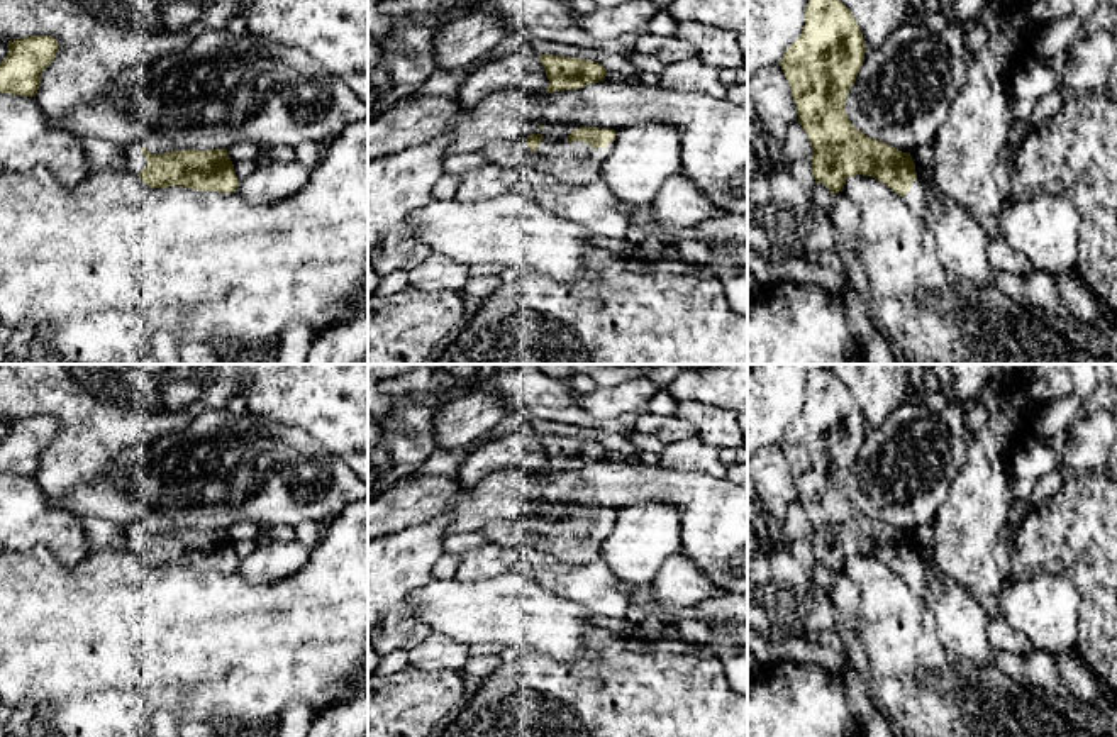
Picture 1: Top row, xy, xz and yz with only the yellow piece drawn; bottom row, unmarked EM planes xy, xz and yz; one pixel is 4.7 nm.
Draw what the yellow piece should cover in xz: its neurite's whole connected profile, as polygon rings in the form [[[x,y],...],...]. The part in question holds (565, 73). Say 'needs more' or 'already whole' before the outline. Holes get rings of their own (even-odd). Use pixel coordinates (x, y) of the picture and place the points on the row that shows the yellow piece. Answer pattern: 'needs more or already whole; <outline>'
already whole; [[[542,54],[539,59],[549,80],[546,90],[549,93],[578,90],[590,83],[603,81],[607,76],[607,69],[595,61],[554,54]]]

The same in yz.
needs more; [[[809,0],[802,34],[786,49],[780,66],[792,86],[798,122],[814,149],[812,176],[832,195],[844,190],[849,176],[873,176],[903,197],[909,208],[925,220],[927,180],[917,176],[912,156],[864,136],[846,114],[846,98],[864,63],[864,53],[863,32],[841,0]]]

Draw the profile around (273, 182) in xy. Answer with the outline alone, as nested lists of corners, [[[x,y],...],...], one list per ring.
[[[278,163],[256,166],[254,173],[239,181],[239,193],[249,203],[268,205],[295,195],[303,188],[310,171],[300,163]]]

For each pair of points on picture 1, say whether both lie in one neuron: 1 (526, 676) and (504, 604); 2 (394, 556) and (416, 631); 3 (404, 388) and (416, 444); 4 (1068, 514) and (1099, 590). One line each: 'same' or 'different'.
1: different
2: same
3: same
4: same

